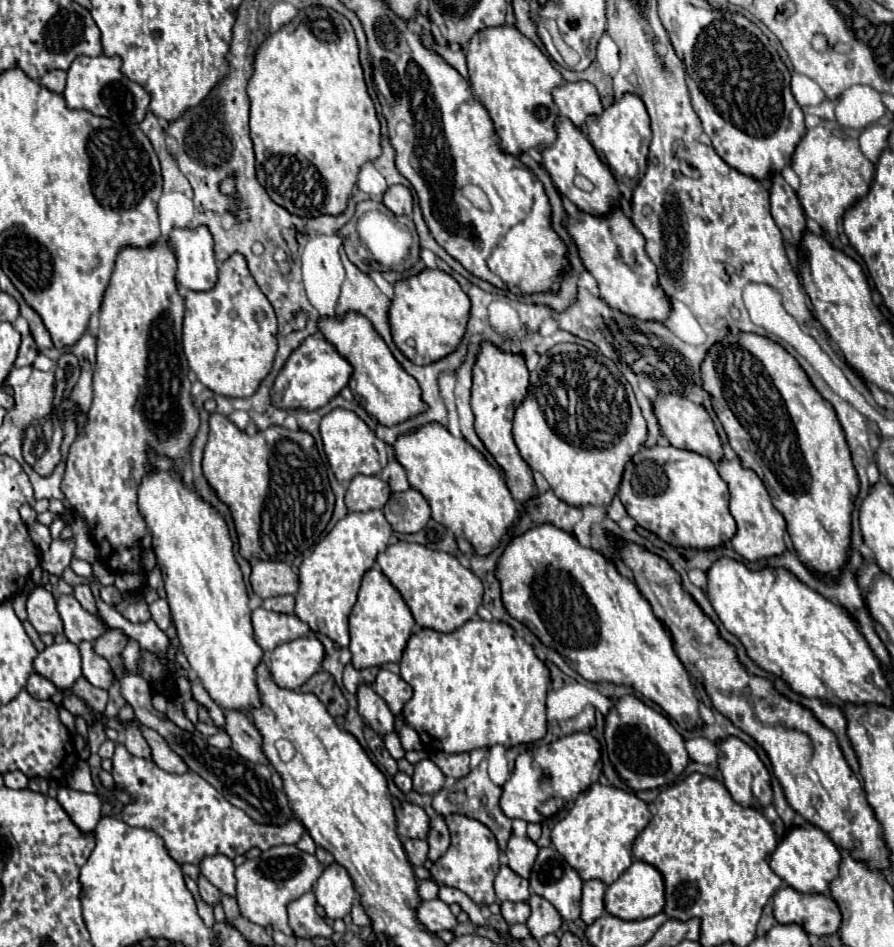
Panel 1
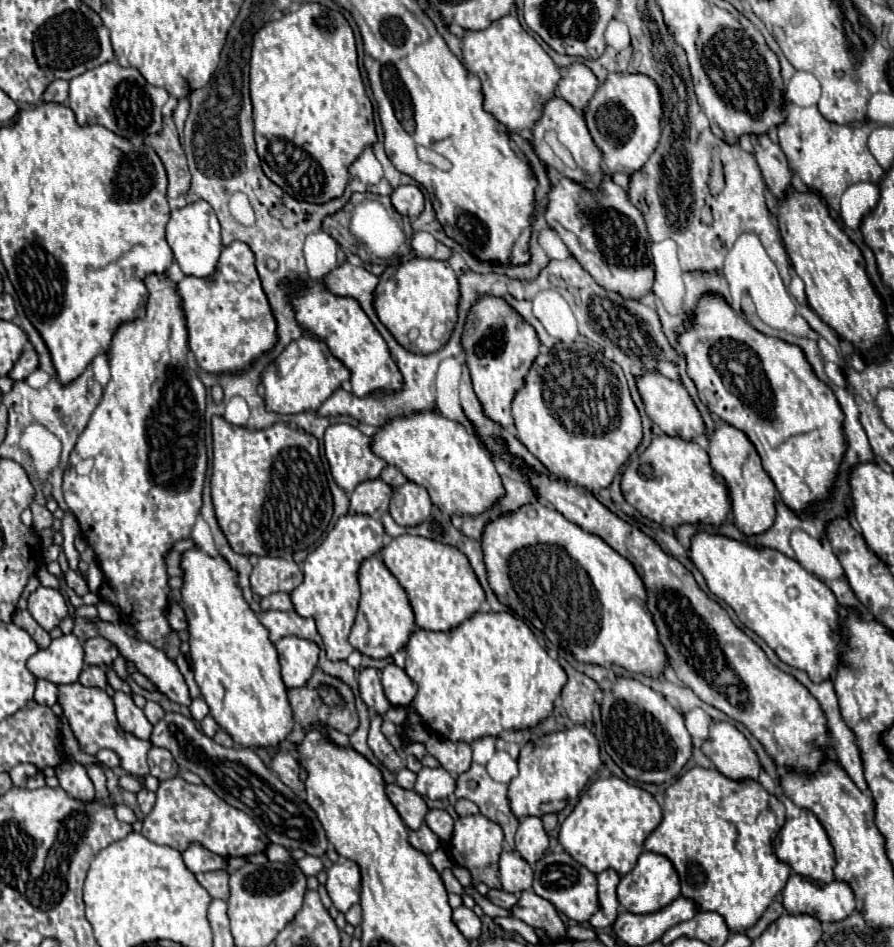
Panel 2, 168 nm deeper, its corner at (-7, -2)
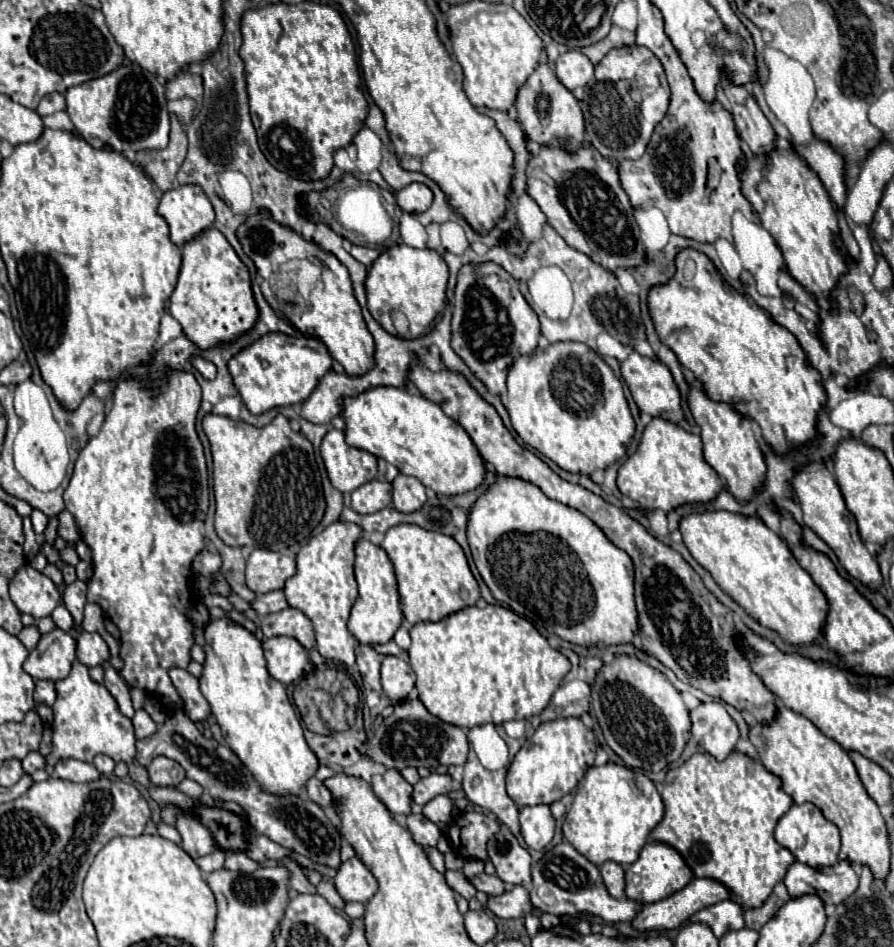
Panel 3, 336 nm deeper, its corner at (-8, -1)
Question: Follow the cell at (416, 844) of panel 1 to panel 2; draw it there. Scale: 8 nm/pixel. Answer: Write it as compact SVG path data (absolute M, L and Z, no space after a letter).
M422 825L418 831L410 831L408 837L410 837L410 845L422 851L424 855L432 855L440 845L440 839L436 837L436 833L432 833L428 825Z

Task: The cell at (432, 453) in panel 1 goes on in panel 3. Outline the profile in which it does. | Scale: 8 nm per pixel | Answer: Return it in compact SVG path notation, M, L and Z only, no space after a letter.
M373 386L357 396L345 396L341 410L349 446L387 460L435 494L461 494L481 484L485 468L475 444L455 420L443 414L439 404L419 394L409 394L405 388Z

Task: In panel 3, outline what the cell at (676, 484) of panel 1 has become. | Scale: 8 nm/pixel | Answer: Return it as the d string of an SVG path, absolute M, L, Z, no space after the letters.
M653 418L643 428L635 454L621 464L617 472L617 488L623 496L637 500L645 508L669 512L685 502L711 502L723 490L723 484L717 472L703 458L701 436L663 418Z

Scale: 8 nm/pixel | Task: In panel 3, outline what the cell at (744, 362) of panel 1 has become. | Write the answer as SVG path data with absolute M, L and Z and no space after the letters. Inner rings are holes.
M693 248L679 250L675 256L675 268L675 276L669 282L653 286L647 294L647 310L659 340L675 352L683 366L693 370L695 378L707 386L707 394L711 394L711 398L719 398L719 402L731 402L735 410L753 418L761 426L765 442L775 452L785 452L811 440L817 432L817 412L821 410L827 396L821 376L815 374L807 362L803 362L803 350L799 350L795 336L787 328L779 326L767 310L751 304L743 292L735 290L703 252ZM687 262L694 265L695 274L691 278L687 278L683 272ZM697 298L705 300L697 306Z

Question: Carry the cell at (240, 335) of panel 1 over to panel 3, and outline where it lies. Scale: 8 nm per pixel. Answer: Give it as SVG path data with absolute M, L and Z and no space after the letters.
M215 226L183 244L183 264L169 298L169 312L181 324L183 334L201 350L235 340L257 322L249 270Z

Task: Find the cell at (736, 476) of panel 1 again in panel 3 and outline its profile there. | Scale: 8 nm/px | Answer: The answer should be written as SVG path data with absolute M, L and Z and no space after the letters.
M693 384L689 386L687 404L689 404L689 410L691 410L695 422L701 428L705 460L727 482L729 492L739 502L749 502L753 498L755 490L765 480L765 472L767 472L765 458L763 458L763 450L761 450L761 444L757 442L757 438L753 434L751 420L745 418L741 412L737 412L733 408L733 404L715 402L715 400L707 398L707 394L703 392L703 388L693 386Z

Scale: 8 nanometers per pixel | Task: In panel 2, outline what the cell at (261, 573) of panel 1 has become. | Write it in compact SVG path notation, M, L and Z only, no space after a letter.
M260 557L250 575L252 589L260 597L268 597L278 591L292 593L302 583L302 579L304 575L294 561L278 557Z

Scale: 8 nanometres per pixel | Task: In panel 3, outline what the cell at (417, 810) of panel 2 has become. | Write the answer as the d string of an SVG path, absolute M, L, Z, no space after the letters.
M385 770L383 774L375 774L371 780L371 788L375 796L387 806L393 814L407 816L411 812L411 790L413 786L397 772Z

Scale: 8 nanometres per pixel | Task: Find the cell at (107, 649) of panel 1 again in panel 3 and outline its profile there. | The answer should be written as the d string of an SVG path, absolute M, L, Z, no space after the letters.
M81 632L77 638L77 660L85 666L99 666L109 660L109 648L99 634Z

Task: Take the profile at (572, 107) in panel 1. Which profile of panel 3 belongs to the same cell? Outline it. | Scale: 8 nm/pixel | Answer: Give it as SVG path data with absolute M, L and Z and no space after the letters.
M569 50L565 54L561 54L555 60L555 72L557 78L569 88L575 90L577 86L585 86L591 80L593 74L593 64L589 62L589 58L585 54L581 54L579 50Z

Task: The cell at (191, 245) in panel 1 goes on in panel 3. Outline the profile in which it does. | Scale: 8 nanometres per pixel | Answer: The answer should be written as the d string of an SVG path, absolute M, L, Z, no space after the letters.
M183 184L161 194L157 214L165 218L171 230L171 240L181 246L215 222L215 212L197 184Z

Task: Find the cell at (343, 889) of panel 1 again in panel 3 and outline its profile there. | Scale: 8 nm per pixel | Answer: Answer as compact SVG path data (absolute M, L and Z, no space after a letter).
M355 856L341 864L335 876L335 888L345 902L363 902L367 904L377 892L377 878L371 870Z

